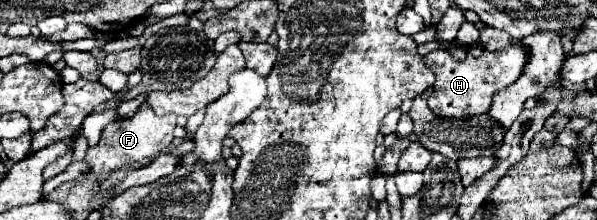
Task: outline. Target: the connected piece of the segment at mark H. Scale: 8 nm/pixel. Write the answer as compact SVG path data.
M511 41L501 51L483 51L479 57L467 55L463 61L457 61L447 49L423 55L423 63L435 73L433 93L427 99L429 109L435 115L447 119L471 119L487 113L491 109L491 97L511 87L521 77L527 59L529 59L529 49L515 41Z

